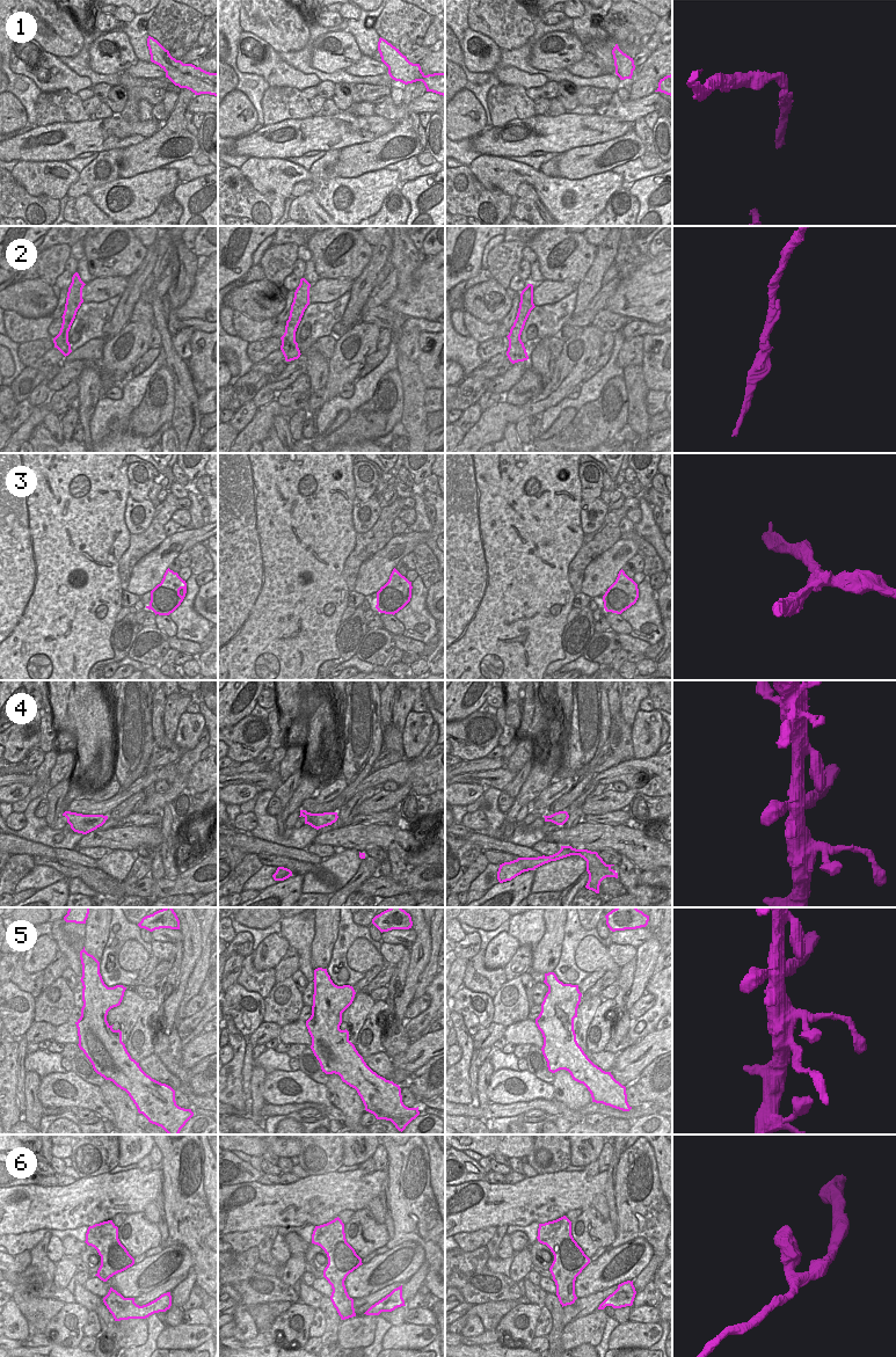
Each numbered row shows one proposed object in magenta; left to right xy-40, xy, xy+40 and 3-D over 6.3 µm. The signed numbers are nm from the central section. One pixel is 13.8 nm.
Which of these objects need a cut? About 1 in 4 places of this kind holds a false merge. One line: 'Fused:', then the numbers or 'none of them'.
Fused: 2, 3, 5

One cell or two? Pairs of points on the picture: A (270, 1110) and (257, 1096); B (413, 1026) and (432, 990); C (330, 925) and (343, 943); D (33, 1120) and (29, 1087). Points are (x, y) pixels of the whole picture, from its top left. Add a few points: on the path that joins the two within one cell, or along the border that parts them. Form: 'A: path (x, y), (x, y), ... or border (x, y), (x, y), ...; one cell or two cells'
A: border (266, 1102), (261, 1109), (262, 1117); two cells
B: path (422, 1019), (432, 1008), (432, 999); one cell
C: border (340, 919), (330, 961); two cells
D: path (33, 1111), (30, 1095); one cell

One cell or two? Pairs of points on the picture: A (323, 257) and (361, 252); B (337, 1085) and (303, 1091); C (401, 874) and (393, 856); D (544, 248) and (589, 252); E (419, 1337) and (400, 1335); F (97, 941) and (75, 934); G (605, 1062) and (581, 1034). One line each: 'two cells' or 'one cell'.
A: one cell
B: two cells
C: one cell
D: one cell
E: one cell
F: two cells
G: one cell

